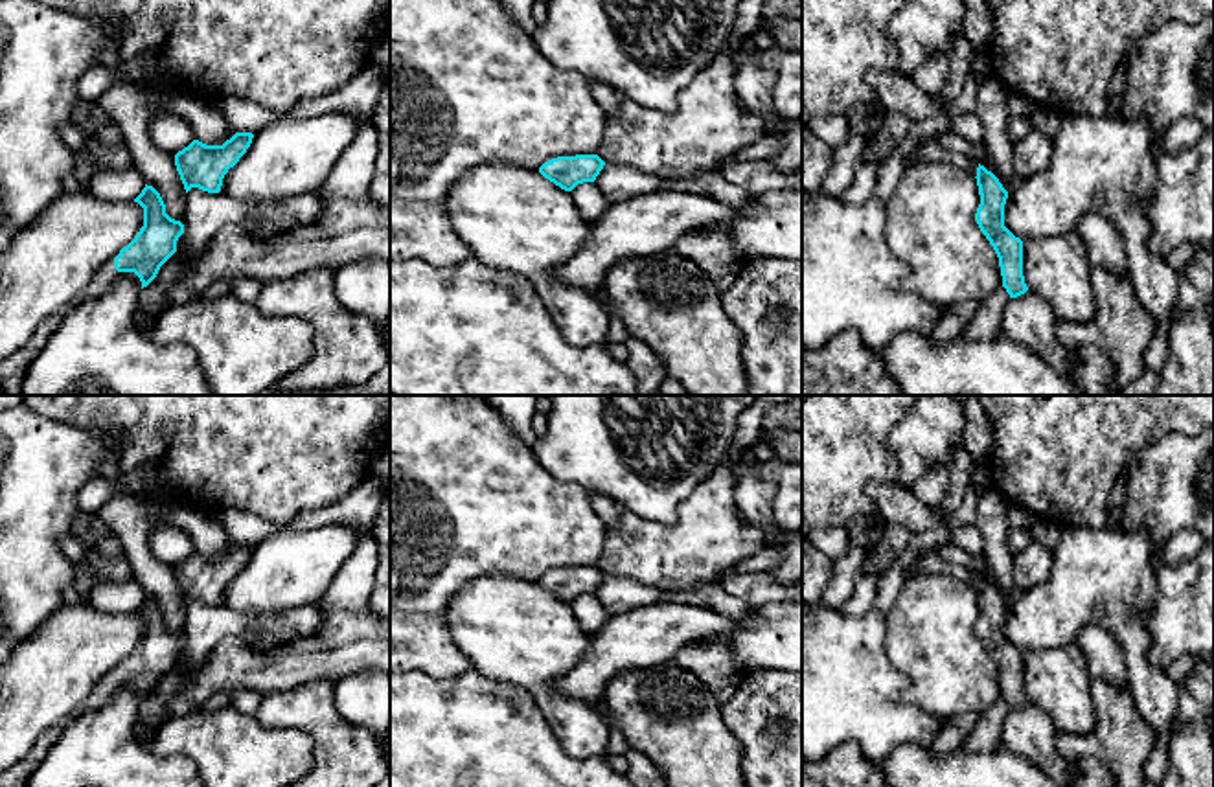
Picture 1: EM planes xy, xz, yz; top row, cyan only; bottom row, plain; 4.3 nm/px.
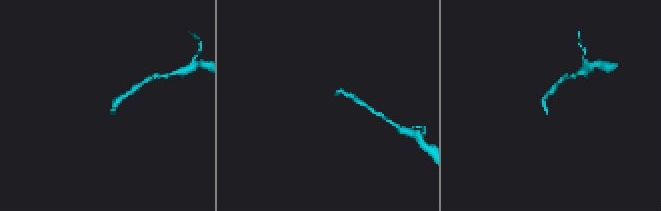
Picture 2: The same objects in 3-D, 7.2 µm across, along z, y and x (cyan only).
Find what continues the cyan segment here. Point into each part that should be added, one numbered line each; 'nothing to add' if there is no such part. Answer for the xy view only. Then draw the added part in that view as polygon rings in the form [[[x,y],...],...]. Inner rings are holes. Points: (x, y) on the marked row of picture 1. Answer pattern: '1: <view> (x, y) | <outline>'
1: xy (13, 370) | [[[109,259],[97,274],[90,279],[88,287],[83,289],[66,307],[48,316],[31,335],[31,338],[11,357],[7,357],[0,364],[0,388],[6,395],[20,395],[22,381],[28,373],[28,368],[40,353],[40,349],[50,340],[52,333],[59,327],[64,314],[83,303],[99,298],[118,278],[118,270],[114,268],[114,259]]]

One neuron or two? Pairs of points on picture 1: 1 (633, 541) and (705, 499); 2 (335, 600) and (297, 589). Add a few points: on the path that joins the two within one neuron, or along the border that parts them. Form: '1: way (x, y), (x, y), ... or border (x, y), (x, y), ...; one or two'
1: way (652, 541), (668, 541), (692, 517); one
2: border (346, 559), (315, 604); two

